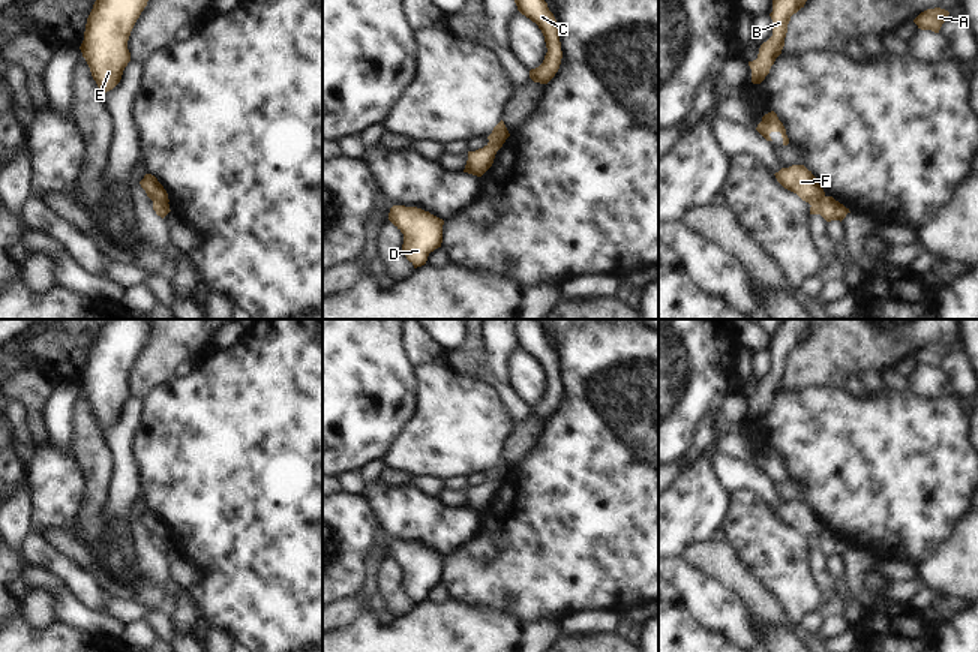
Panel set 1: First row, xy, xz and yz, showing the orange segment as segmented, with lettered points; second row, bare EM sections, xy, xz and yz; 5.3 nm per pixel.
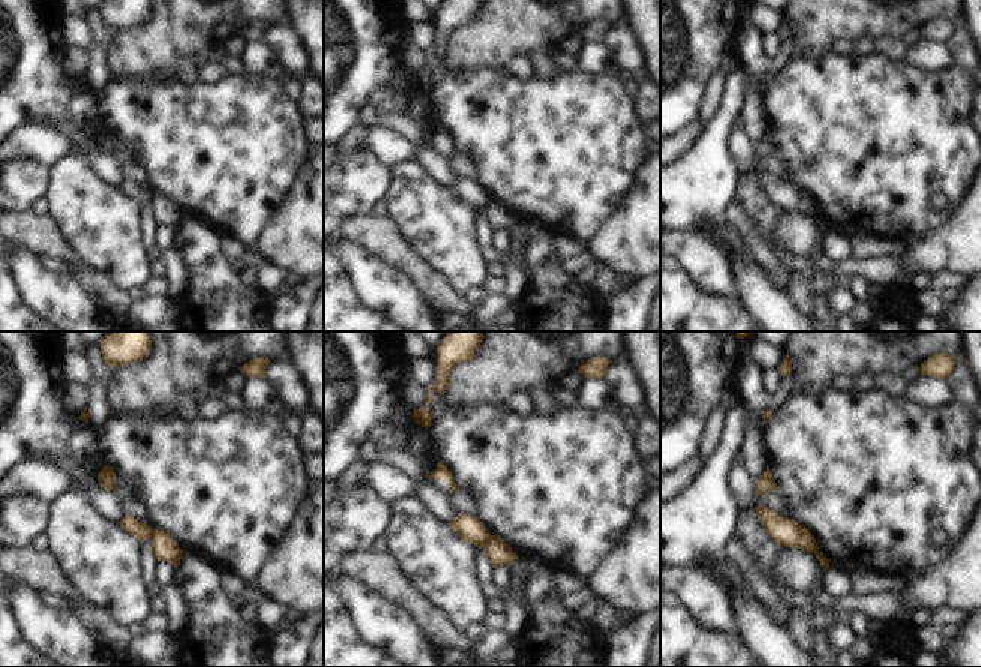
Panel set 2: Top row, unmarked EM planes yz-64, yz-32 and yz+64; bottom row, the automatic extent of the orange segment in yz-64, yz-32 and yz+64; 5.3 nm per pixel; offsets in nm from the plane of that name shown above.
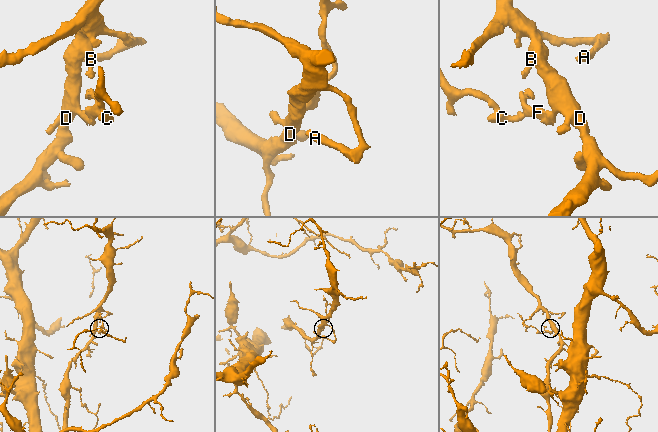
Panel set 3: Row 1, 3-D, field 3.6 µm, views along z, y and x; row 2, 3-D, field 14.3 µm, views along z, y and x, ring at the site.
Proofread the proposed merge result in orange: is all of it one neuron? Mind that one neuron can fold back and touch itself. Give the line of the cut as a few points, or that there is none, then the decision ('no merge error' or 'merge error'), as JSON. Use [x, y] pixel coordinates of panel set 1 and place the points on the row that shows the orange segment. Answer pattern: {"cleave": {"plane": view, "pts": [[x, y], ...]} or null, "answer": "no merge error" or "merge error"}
{"cleave": {"plane": "xy", "pts": [[153, 201], [167, 204]]}, "answer": "merge error"}

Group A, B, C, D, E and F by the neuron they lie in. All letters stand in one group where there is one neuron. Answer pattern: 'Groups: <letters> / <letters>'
Groups: A B D E / C F.

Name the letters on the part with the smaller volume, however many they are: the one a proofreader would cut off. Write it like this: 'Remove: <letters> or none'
Remove: C, F

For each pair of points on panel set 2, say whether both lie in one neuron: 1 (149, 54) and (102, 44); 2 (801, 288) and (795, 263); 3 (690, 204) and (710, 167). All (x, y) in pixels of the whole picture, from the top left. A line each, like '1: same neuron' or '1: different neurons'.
1: different neurons
2: same neuron
3: same neuron

